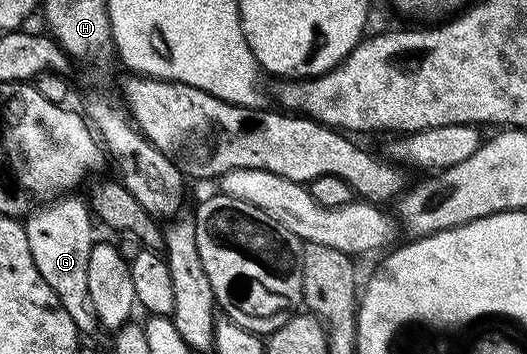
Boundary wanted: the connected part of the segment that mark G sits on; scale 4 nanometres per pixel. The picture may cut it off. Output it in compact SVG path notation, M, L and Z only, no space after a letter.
M63 195L36 208L26 218L25 224L29 251L33 255L33 263L37 263L37 271L41 271L41 279L45 279L49 287L53 287L57 299L61 299L61 308L69 311L80 334L87 335L100 328L100 321L94 313L93 303L90 302L88 280L89 257L93 244L93 214L88 202L75 196L79 195Z

